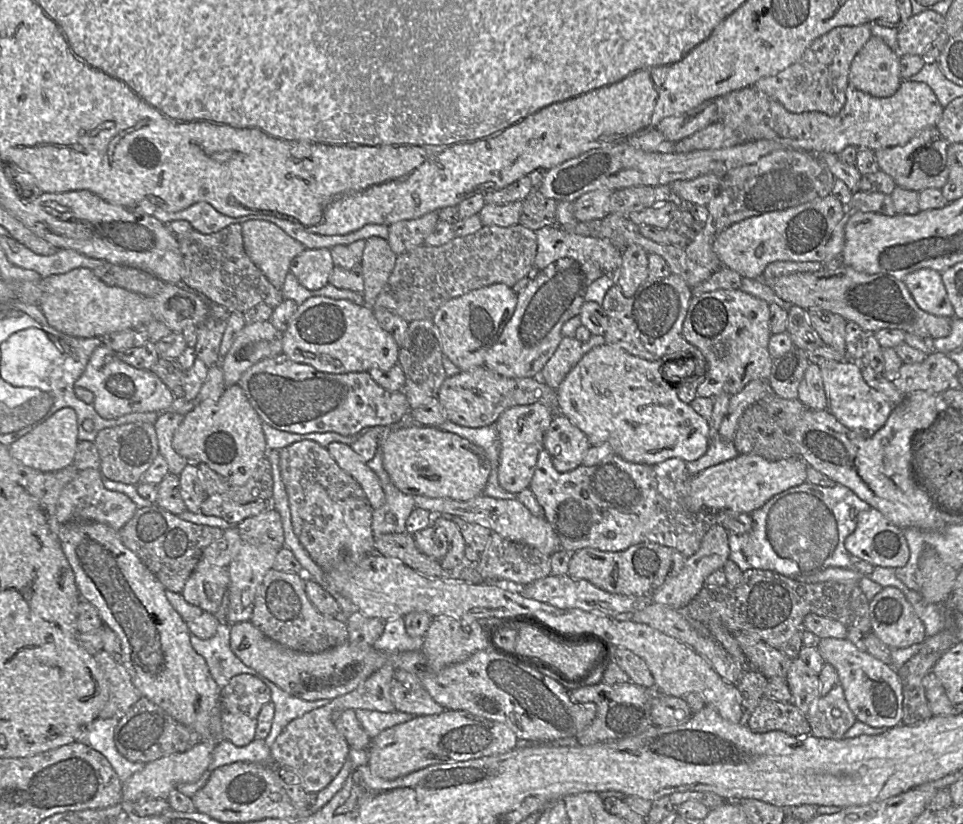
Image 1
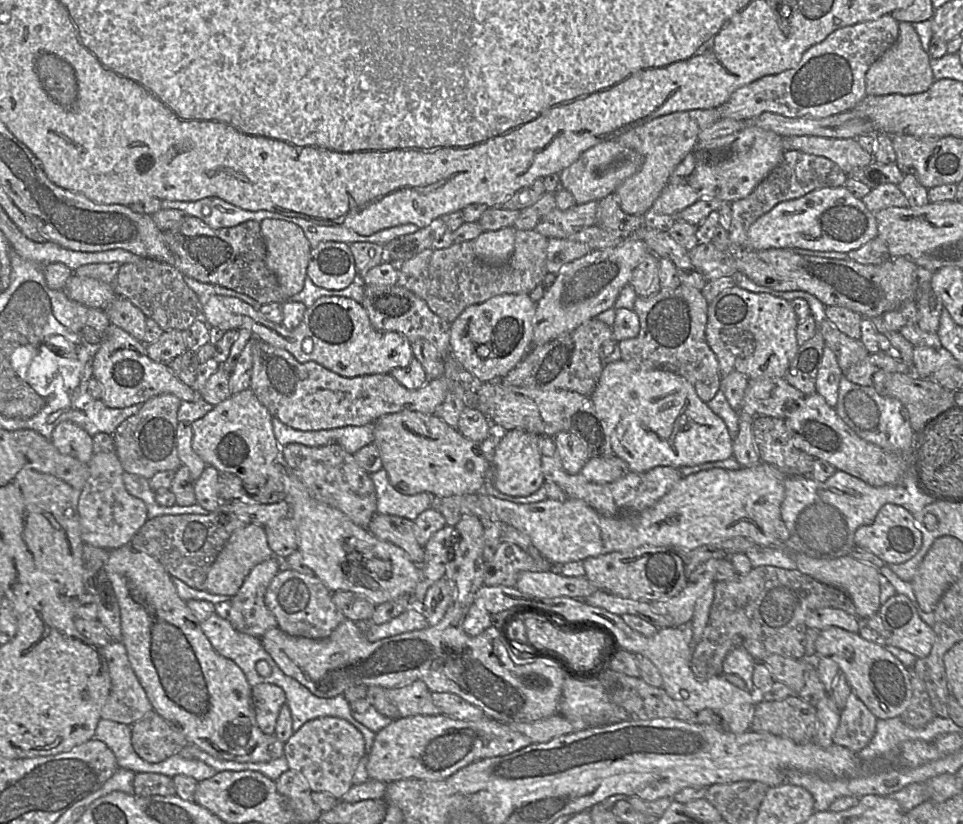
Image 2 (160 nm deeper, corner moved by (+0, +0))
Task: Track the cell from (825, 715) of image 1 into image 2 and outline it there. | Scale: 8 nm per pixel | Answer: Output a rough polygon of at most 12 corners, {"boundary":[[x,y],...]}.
{"boundary":[[851,692],[833,743],[858,753],[877,718]]}

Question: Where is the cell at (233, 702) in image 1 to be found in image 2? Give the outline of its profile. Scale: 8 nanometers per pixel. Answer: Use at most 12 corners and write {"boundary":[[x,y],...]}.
{"boundary":[[275,684],[252,687],[259,728],[274,734],[284,690]]}

